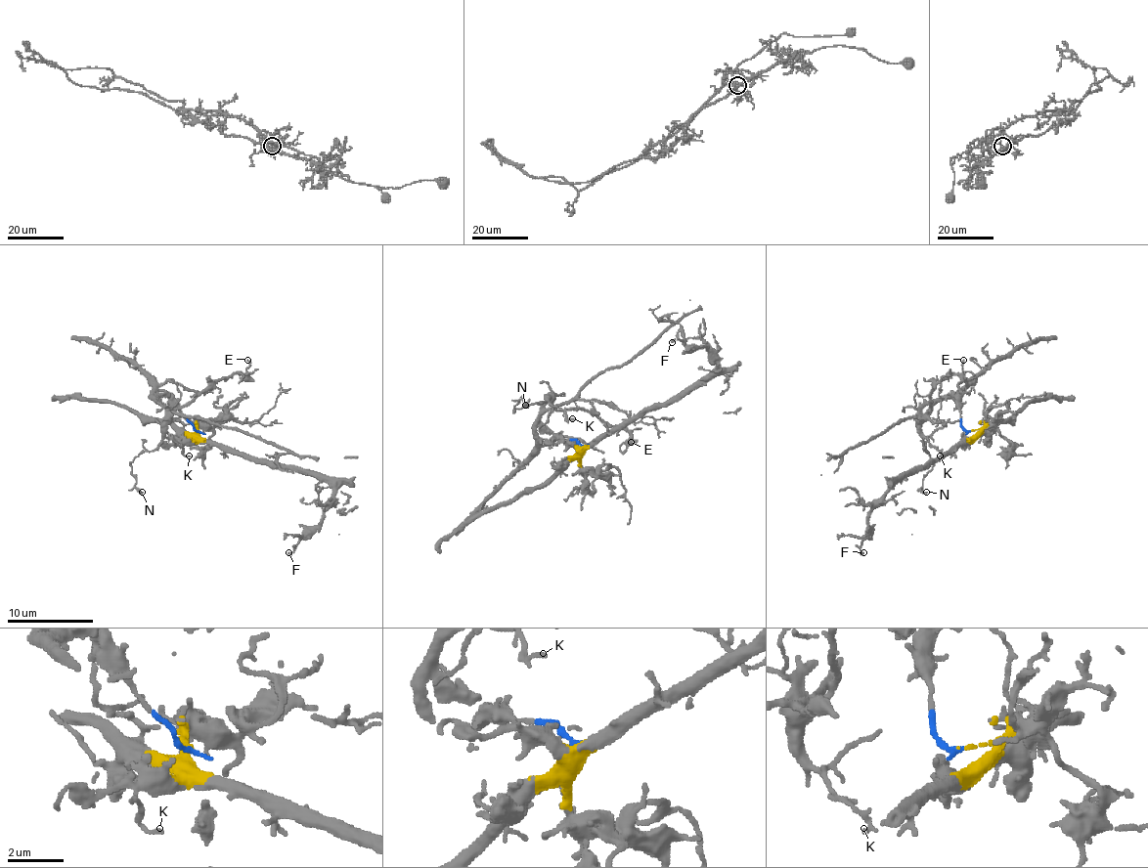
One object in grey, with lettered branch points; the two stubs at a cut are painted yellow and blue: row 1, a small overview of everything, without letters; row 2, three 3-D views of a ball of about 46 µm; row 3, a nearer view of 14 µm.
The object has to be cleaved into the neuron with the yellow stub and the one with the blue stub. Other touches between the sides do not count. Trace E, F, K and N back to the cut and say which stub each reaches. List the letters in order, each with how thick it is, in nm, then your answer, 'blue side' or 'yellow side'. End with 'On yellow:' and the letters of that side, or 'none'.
E: 130 nm | blue side
F: 100 nm | yellow side
K: 130 nm | blue side
N: 120 nm | blue side
On yellow: F

